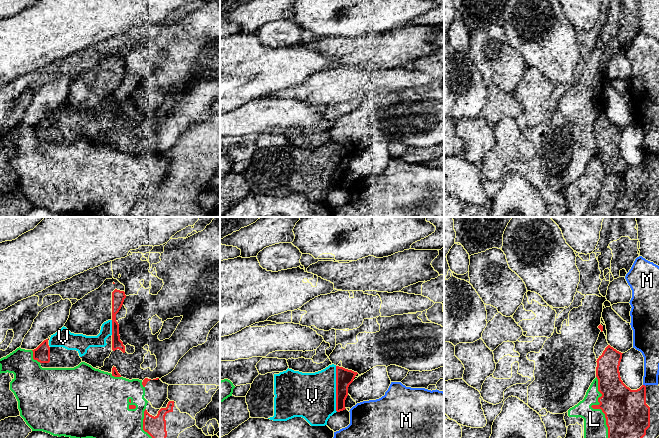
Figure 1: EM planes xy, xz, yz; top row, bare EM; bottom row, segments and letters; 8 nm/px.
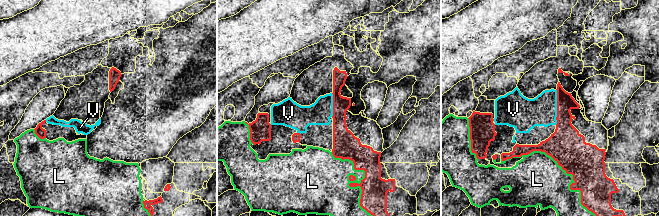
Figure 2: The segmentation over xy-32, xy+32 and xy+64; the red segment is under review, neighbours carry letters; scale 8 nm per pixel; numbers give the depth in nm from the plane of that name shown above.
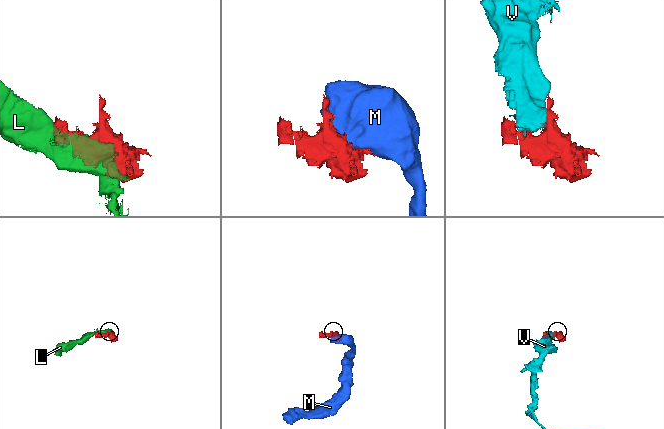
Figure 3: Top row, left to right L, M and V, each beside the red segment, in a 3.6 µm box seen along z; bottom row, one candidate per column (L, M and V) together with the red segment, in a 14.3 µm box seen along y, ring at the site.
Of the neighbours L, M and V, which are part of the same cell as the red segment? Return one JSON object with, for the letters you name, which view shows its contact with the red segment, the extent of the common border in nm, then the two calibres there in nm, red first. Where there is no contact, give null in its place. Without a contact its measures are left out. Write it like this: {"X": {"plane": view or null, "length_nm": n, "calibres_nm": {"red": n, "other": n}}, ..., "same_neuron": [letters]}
{"V": {"plane": "xz", "length_nm": 360, "calibres_nm": {"red": 140, "other": 380}}, "same_neuron": ["V"]}

